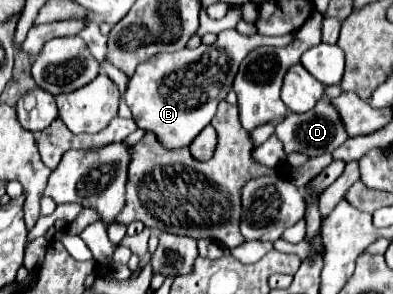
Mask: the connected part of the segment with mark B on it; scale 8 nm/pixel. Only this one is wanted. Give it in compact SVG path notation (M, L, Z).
M227 29L219 33L217 45L213 47L201 43L197 49L159 53L135 69L123 95L125 103L129 105L135 123L145 131L153 131L167 149L189 145L199 131L211 123L219 101L223 101L231 89L231 79L237 75L243 57L259 45L288 45L297 32L281 37L245 37L237 29Z

